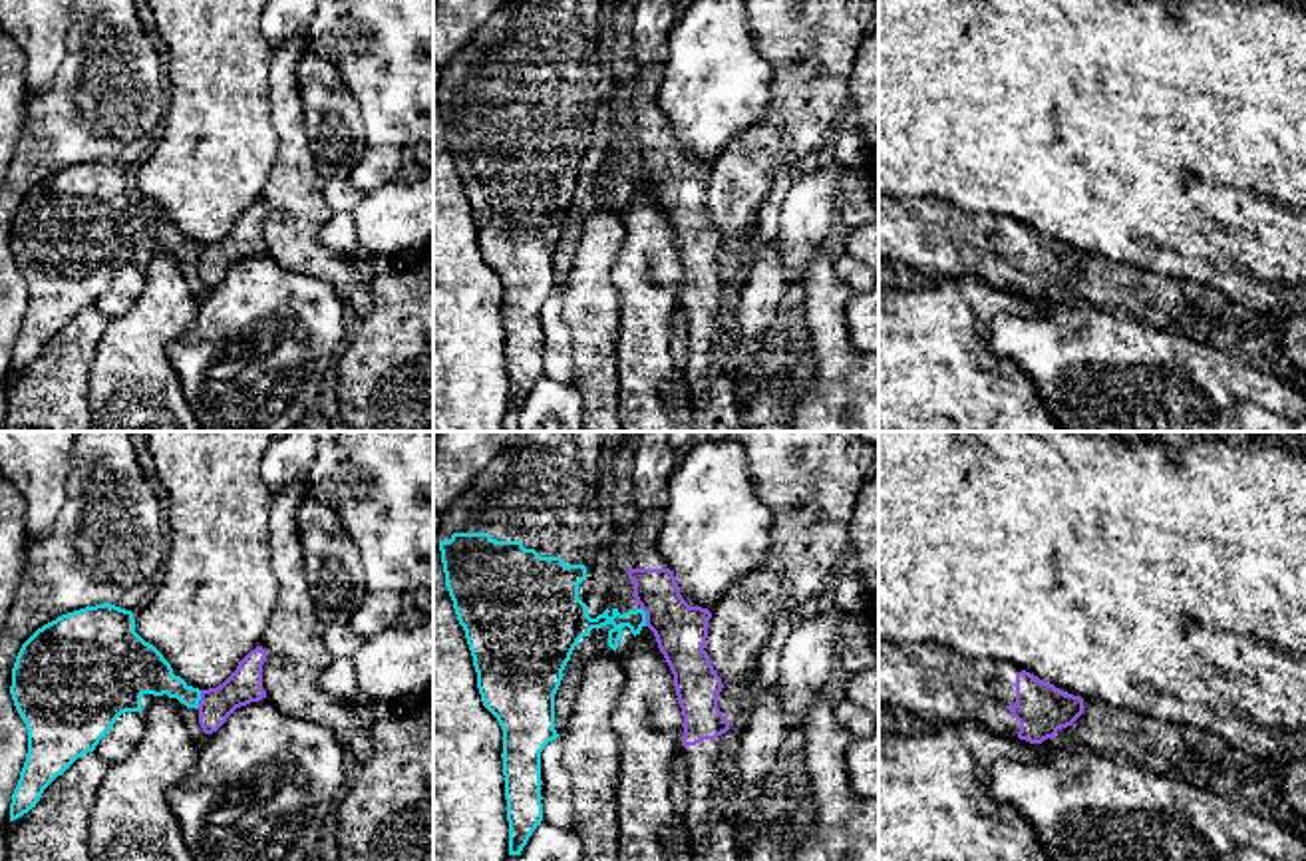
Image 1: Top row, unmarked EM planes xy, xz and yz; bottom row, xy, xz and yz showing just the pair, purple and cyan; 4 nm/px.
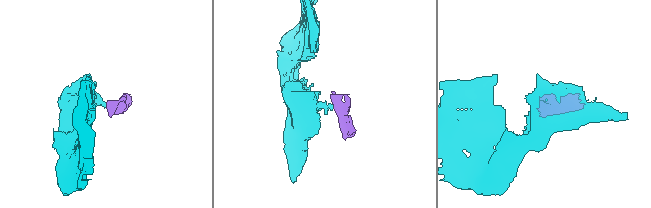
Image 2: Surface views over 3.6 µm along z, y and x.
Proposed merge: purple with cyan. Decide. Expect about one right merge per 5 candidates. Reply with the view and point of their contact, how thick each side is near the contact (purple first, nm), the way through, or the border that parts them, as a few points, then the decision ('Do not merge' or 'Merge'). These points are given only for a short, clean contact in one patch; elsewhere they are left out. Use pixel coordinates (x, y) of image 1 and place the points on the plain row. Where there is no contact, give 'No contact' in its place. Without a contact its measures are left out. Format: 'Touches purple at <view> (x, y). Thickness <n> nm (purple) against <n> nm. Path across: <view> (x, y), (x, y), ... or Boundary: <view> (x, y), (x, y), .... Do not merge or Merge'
Touches purple at xy (199, 255). Thickness 140 nm (purple) against 180 nm. Boundary: xy (201, 245), (197, 263). Do not merge

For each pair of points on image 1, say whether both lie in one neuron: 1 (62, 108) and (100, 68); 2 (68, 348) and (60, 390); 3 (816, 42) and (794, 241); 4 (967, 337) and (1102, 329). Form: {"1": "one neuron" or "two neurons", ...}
{"1": "one neuron", "2": "one neuron", "3": "two neurons", "4": "two neurons"}

